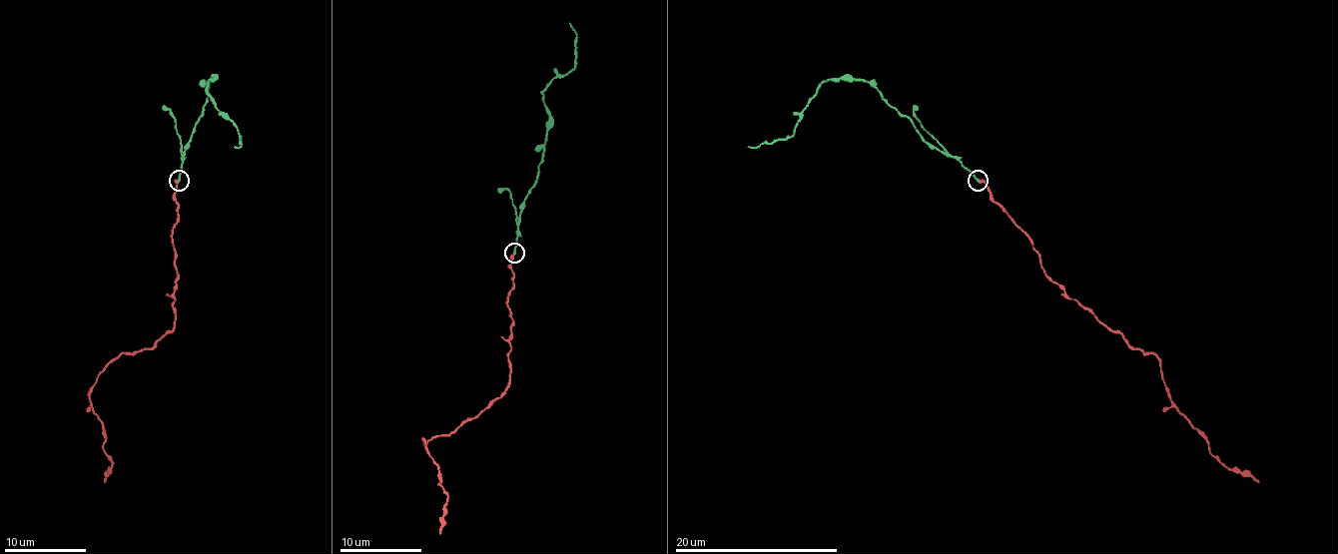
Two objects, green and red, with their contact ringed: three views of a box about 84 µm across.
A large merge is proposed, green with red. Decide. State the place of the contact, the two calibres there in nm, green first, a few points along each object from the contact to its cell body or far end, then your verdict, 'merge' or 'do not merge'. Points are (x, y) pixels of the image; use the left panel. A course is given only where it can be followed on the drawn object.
at (179, 181); 190 nm thick on the green side, 280 nm on the other; green runs (178, 181), (184, 146), (207, 99), (207, 85), (213, 79), (207, 95), (240, 136), (242, 144), (234, 146); red runs (178, 181), (174, 326), (150, 348), (117, 356), (90, 397), (111, 461), (105, 481); merge

